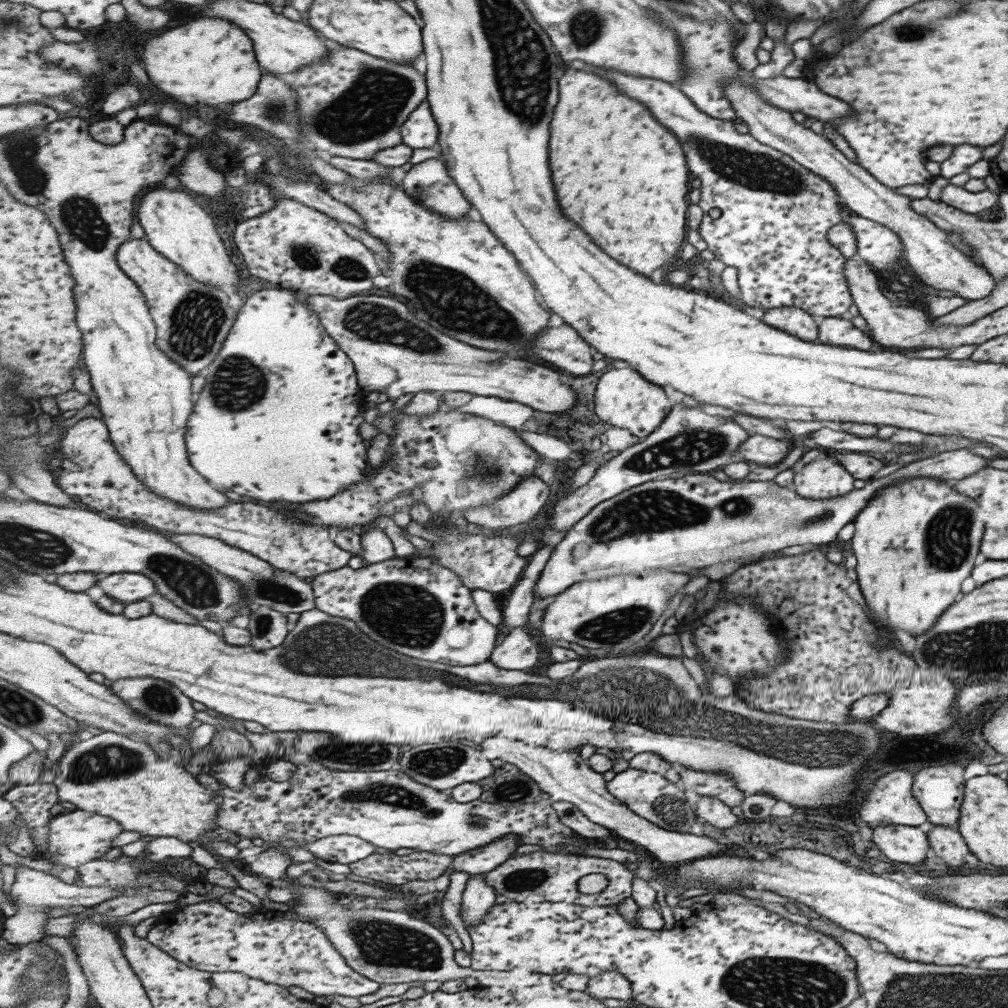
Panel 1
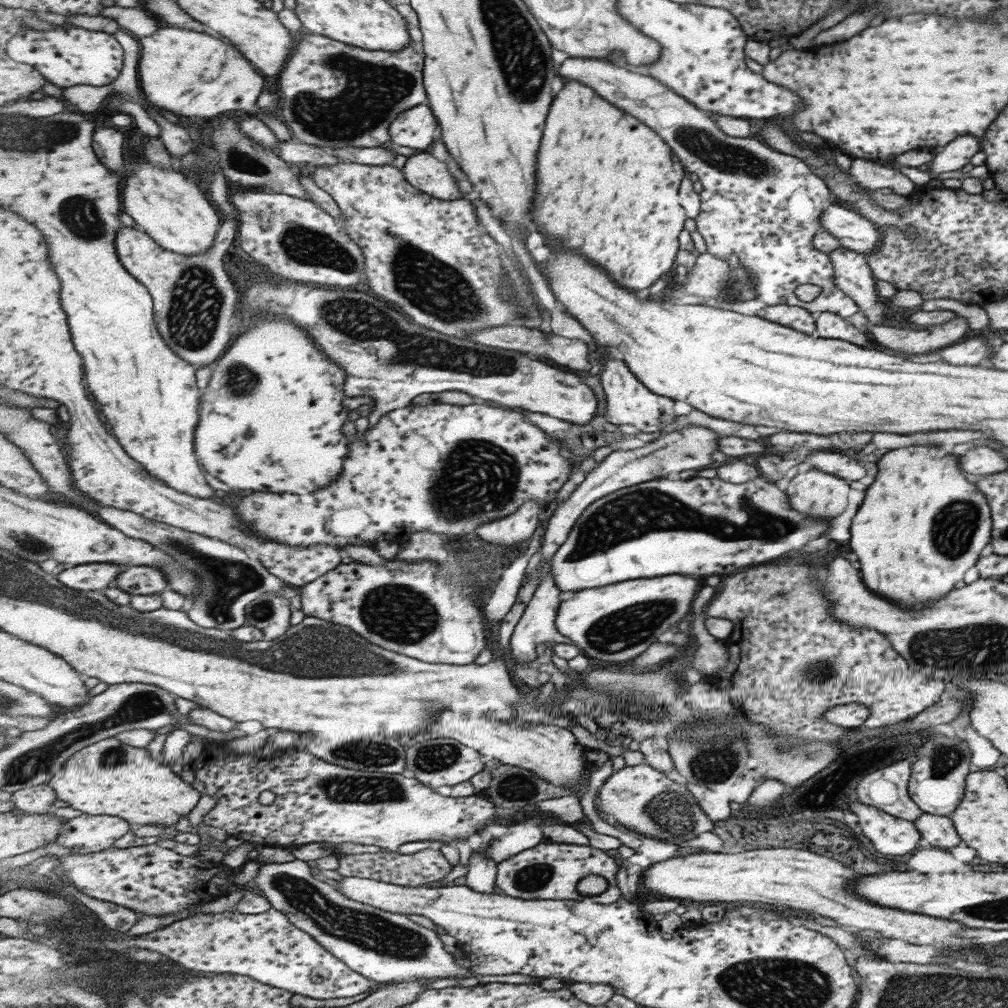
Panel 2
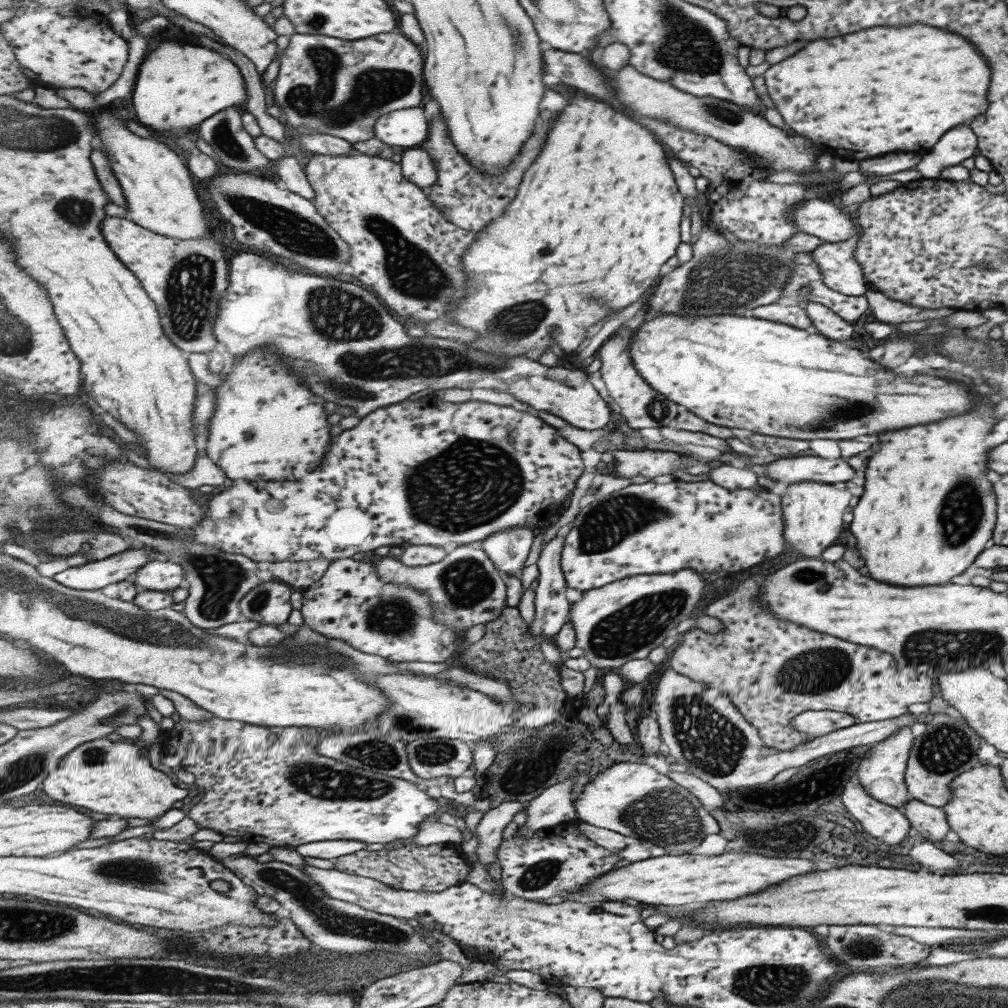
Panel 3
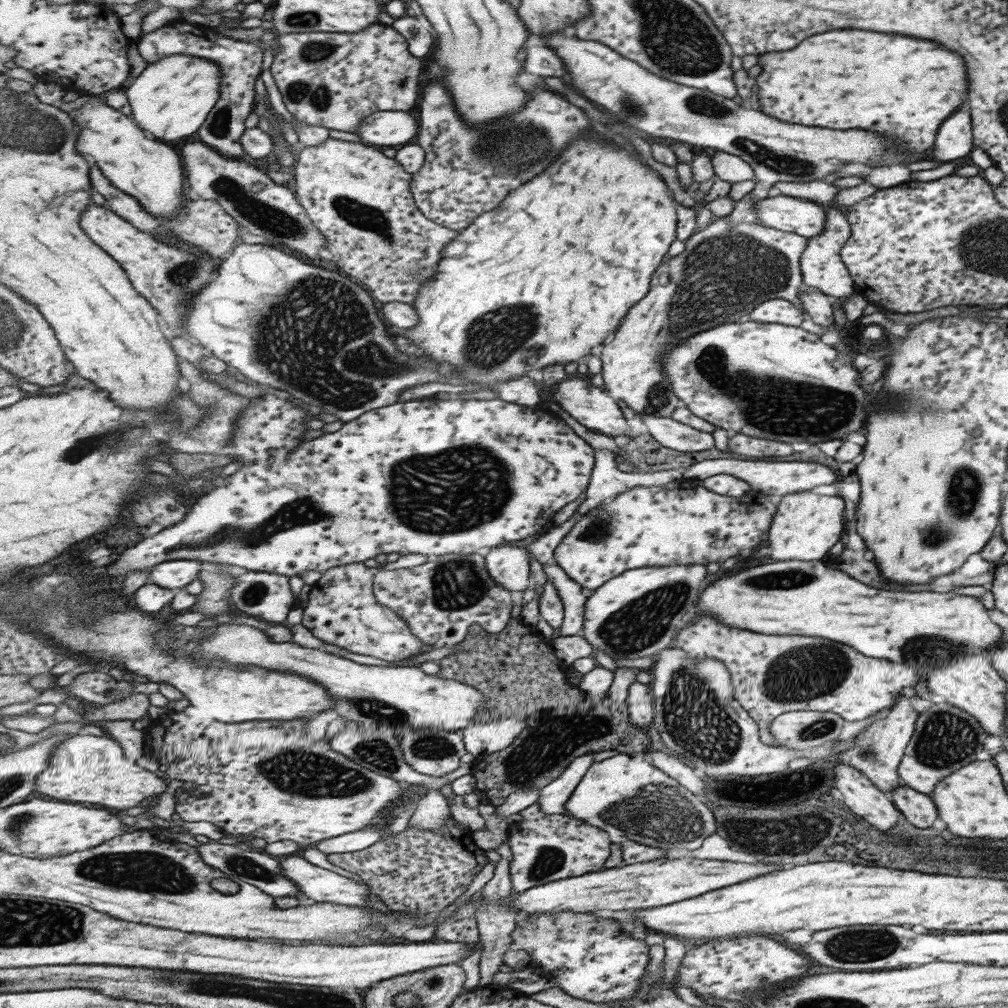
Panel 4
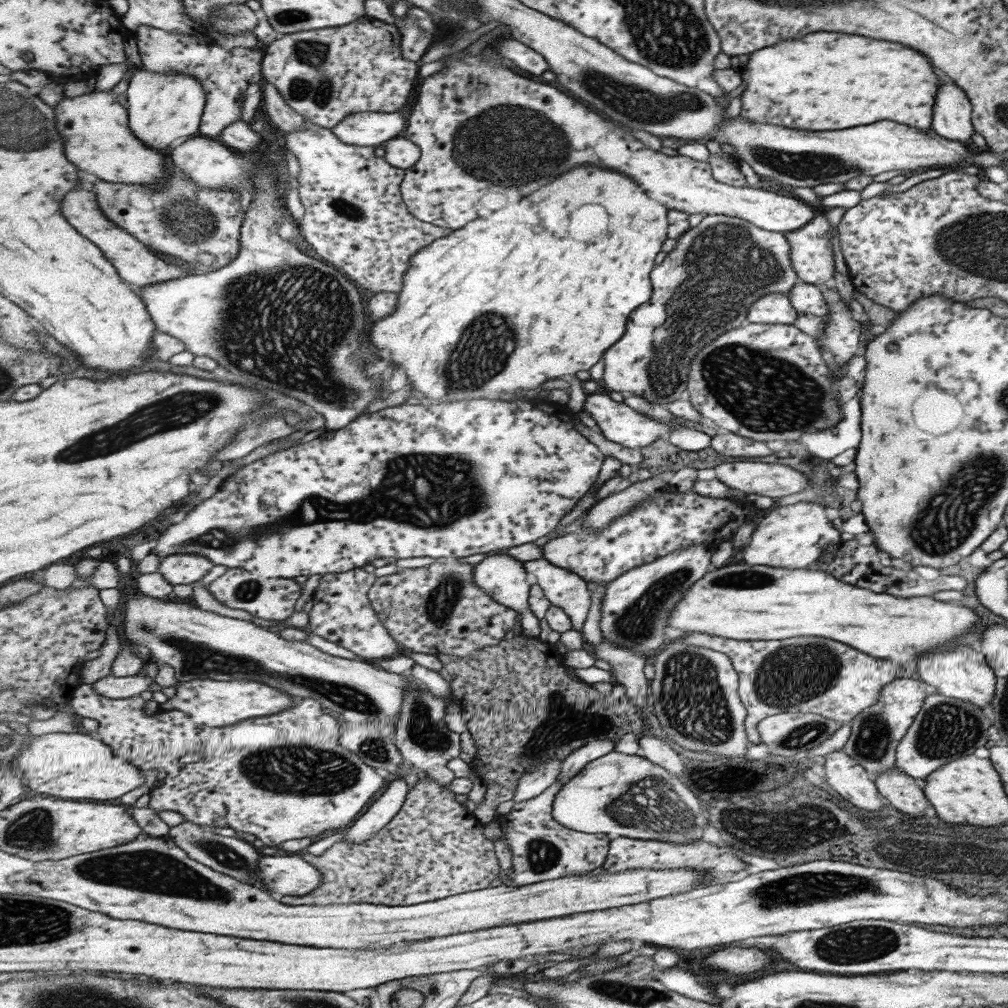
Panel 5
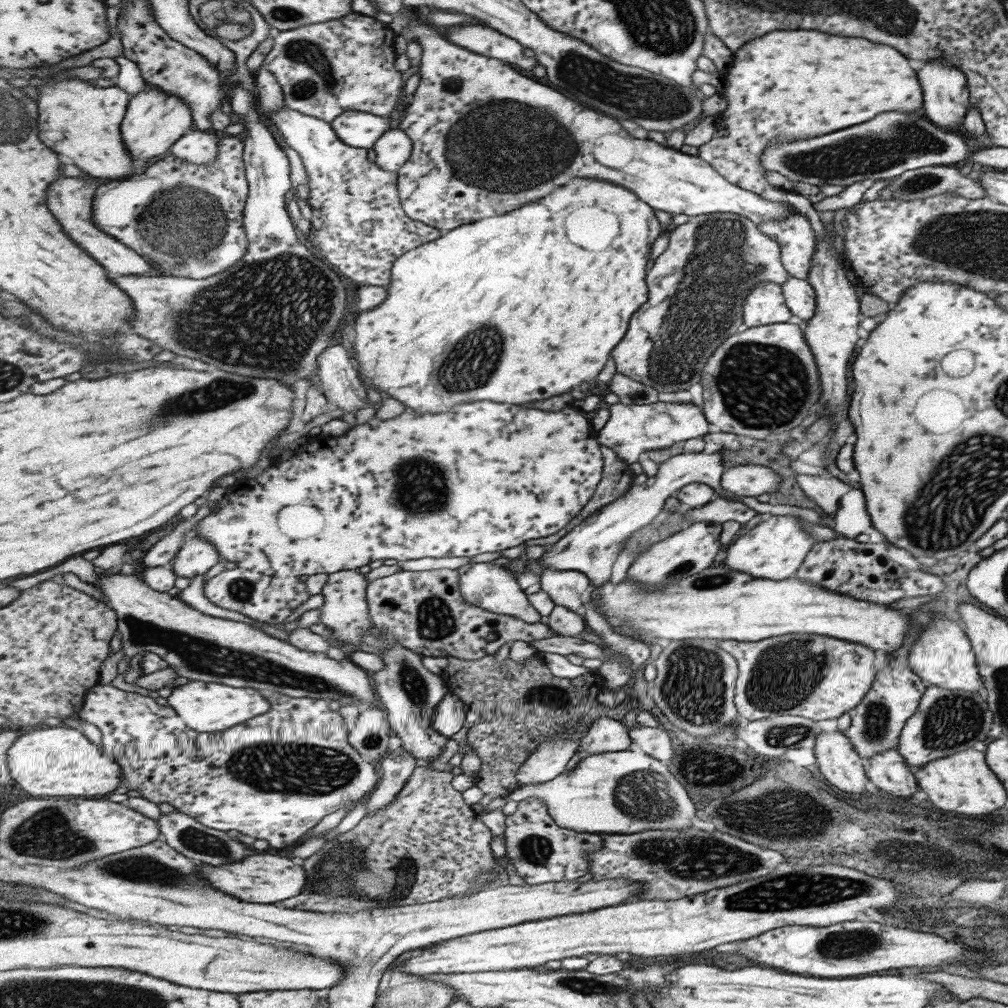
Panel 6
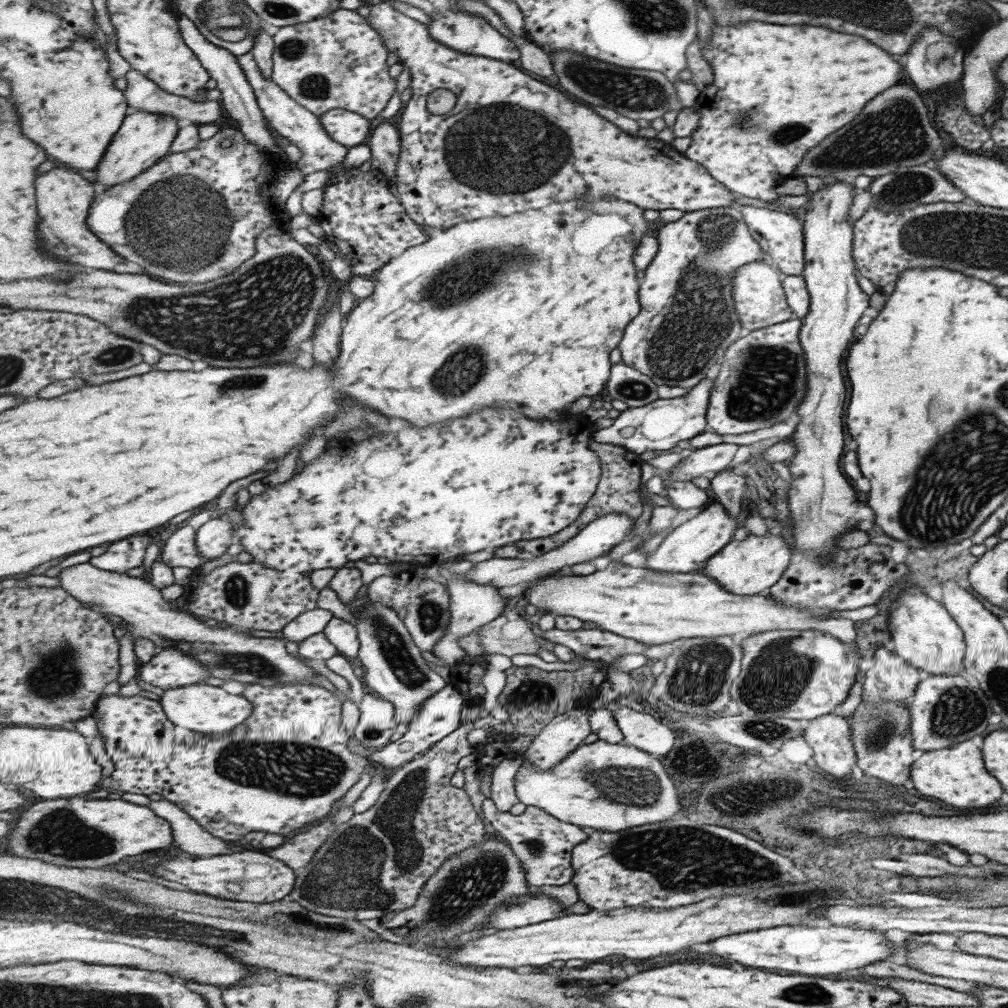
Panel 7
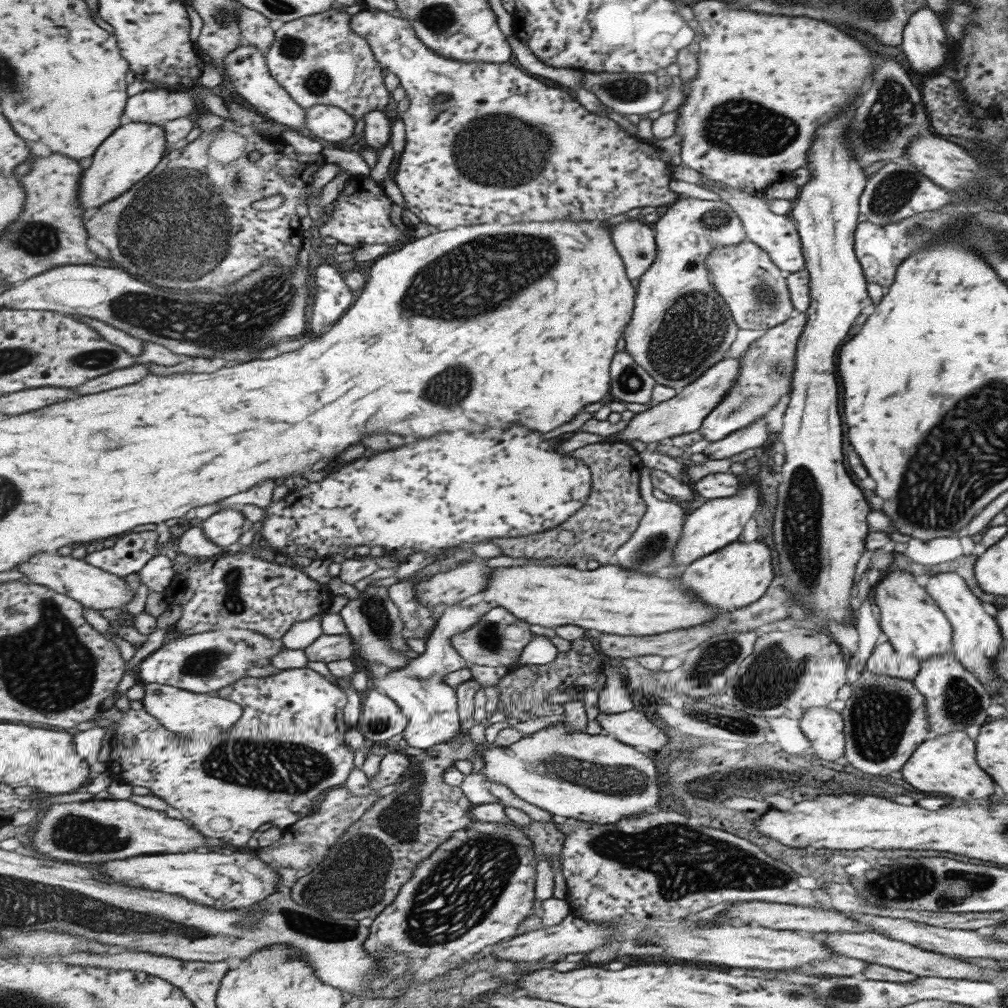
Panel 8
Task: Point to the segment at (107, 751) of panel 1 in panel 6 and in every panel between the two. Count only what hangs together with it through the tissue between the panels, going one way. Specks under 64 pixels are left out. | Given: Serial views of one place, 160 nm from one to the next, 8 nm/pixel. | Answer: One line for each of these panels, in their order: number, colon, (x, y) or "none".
2: (130, 784)
3: (109, 777)
4: (85, 768)
5: (72, 765)
6: (51, 761)

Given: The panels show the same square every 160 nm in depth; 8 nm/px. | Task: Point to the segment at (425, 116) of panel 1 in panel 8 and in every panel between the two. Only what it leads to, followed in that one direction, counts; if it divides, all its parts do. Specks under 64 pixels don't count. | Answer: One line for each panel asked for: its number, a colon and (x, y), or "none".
2: (414, 128)
3: (407, 128)
4: (386, 128)
5: (370, 129)
6: (359, 129)
7: (349, 128)
8: (331, 123)

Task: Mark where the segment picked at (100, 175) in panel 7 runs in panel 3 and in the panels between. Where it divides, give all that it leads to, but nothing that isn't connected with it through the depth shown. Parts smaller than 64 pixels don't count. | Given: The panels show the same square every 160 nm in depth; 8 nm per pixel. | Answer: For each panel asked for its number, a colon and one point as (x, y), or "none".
3: (177, 86)
4: (172, 99)
5: (163, 107)
6: (154, 121)

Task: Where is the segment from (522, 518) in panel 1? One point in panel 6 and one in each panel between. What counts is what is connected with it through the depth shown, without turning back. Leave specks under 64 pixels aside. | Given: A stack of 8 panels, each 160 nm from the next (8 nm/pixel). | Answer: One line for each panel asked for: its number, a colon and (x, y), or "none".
2: (520, 527)
3: (510, 550)
4: (510, 566)
5: (502, 576)
6: (494, 588)

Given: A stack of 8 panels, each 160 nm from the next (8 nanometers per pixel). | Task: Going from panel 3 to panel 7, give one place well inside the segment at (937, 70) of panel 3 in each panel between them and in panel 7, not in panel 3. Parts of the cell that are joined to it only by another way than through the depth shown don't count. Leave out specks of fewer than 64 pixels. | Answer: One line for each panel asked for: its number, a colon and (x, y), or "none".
4: (846, 79)
5: (823, 80)
6: (808, 80)
7: (807, 81)

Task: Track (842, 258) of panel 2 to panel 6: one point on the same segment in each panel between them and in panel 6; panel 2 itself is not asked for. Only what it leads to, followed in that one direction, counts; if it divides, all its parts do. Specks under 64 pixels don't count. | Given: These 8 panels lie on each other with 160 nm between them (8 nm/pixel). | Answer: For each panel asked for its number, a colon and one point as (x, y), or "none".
3: (839, 272)
4: (820, 265)
5: (810, 256)
6: (796, 240)

